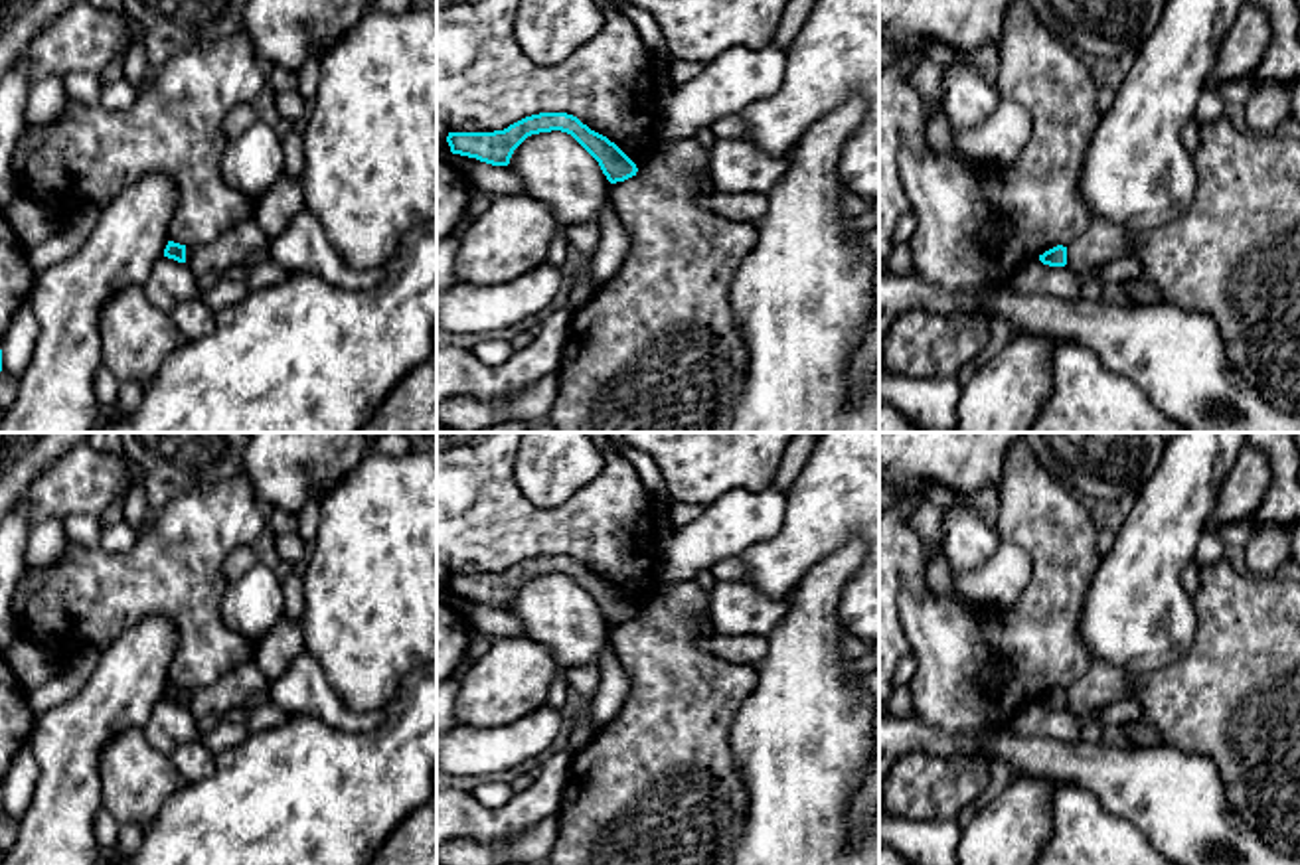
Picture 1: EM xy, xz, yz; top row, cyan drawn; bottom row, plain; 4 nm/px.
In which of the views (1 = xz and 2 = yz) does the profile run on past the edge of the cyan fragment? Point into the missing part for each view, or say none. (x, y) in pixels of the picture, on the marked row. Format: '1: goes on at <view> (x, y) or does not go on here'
1: does not go on here
2: does not go on here

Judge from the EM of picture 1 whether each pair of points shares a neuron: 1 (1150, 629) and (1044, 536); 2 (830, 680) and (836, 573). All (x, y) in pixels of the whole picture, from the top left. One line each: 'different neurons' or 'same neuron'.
1: different neurons
2: same neuron

